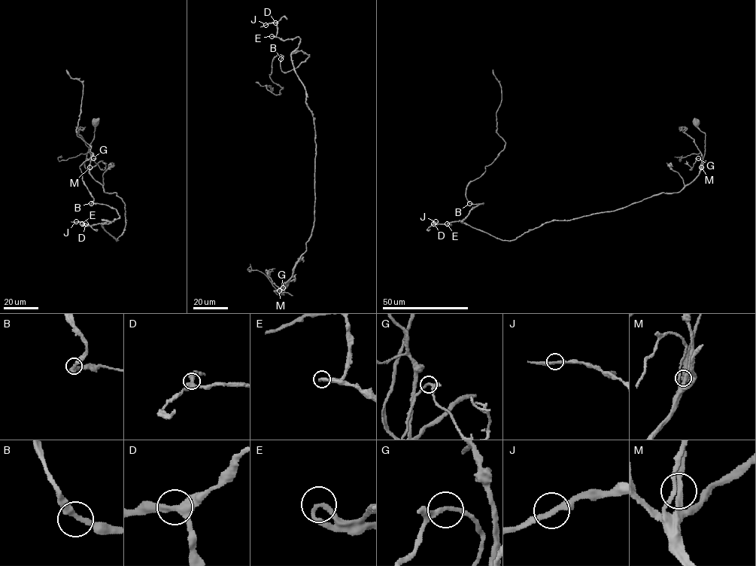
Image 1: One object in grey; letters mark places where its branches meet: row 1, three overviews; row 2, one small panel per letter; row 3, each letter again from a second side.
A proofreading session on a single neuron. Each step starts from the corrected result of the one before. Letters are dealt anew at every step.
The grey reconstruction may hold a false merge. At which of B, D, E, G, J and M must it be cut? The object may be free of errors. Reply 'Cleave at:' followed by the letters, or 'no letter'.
Cleave at: no letter

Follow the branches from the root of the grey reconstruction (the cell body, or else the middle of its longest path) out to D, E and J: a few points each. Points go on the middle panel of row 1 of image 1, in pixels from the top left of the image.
D: (284, 285), (283, 295), (274, 292), (314, 226), (316, 143), (292, 60), (300, 38), (280, 40), (275, 22)
E: (284, 285), (283, 295), (274, 292), (292, 275), (314, 226), (314, 126), (292, 62), (300, 38), (271, 36)
J: (284, 285), (274, 292), (314, 226), (314, 126), (292, 62), (300, 38), (265, 25)

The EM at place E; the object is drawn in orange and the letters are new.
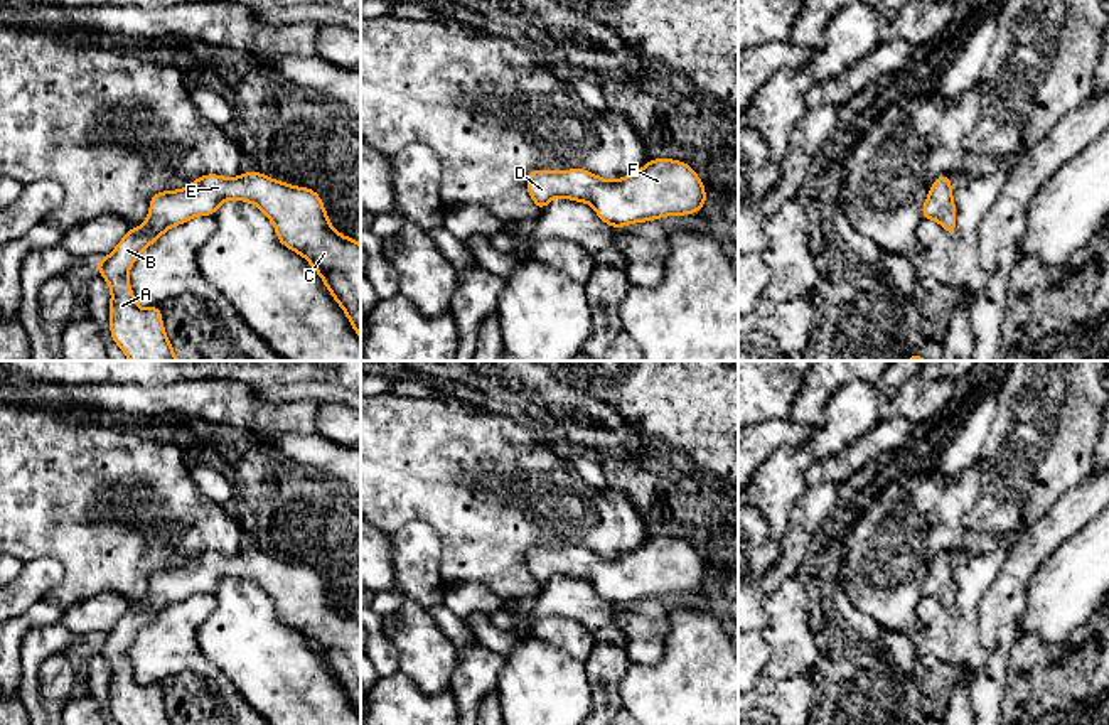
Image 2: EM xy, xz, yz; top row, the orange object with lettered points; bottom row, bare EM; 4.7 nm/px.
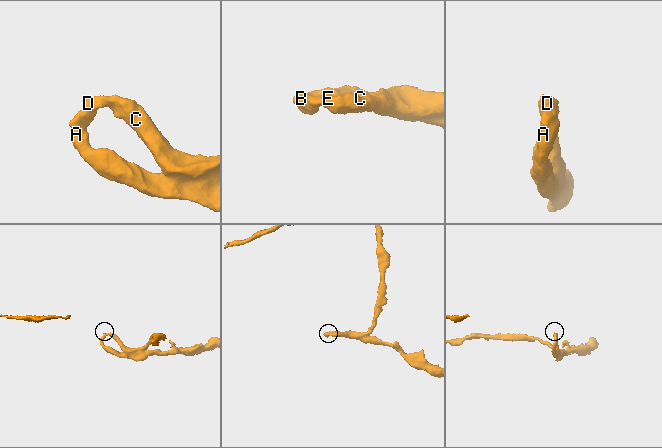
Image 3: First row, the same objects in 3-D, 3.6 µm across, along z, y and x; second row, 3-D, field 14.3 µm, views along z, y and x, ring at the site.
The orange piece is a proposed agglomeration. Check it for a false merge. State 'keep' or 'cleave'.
keep

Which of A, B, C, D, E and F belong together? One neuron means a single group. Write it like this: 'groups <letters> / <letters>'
groups A B C D E F

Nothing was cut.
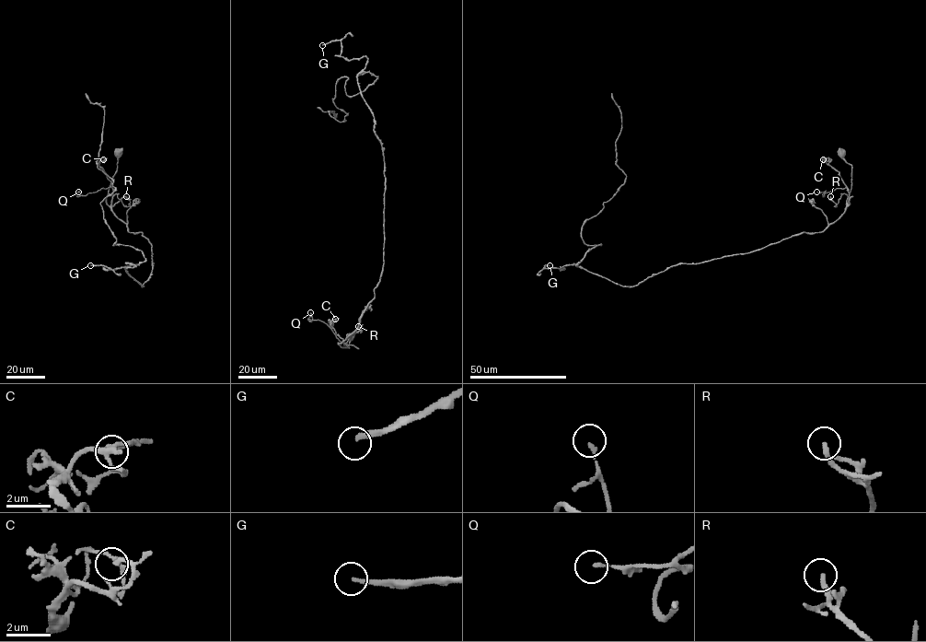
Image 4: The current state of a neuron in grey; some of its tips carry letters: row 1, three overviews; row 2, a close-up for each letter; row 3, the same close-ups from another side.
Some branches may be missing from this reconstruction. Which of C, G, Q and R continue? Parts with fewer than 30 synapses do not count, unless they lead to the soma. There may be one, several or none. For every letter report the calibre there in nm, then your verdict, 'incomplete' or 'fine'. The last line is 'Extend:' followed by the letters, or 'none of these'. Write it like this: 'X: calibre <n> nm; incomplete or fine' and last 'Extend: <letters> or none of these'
C: calibre 160 nm; fine
G: calibre 200 nm; incomplete
Q: calibre 120 nm; fine
R: calibre 240 nm; fine
Extend: G

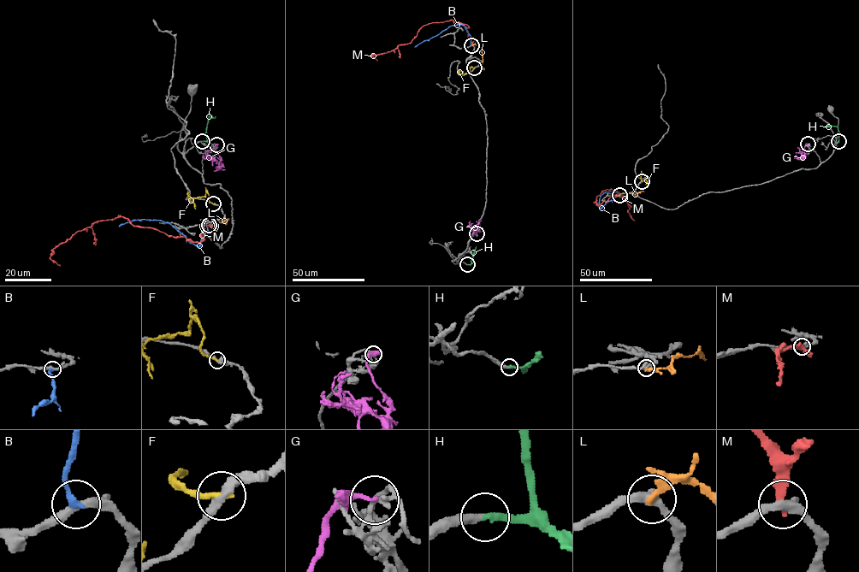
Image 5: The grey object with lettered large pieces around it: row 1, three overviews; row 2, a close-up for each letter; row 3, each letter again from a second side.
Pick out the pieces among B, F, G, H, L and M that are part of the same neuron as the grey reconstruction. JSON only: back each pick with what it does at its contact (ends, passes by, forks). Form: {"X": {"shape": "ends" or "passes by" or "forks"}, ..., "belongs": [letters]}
{"H": {"shape": "ends"}, "belongs": ["H"]}

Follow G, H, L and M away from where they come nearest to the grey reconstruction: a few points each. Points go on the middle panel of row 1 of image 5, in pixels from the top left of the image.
G: (476, 233), (477, 227), (474, 228), (471, 238)
H: (467, 264), (471, 264), (476, 246)
L: (472, 45), (476, 44), (482, 53), (484, 69)
M: (471, 45), (466, 25), (452, 20), (432, 22), (424, 25), (410, 43), (386, 53), (373, 54), (377, 61)

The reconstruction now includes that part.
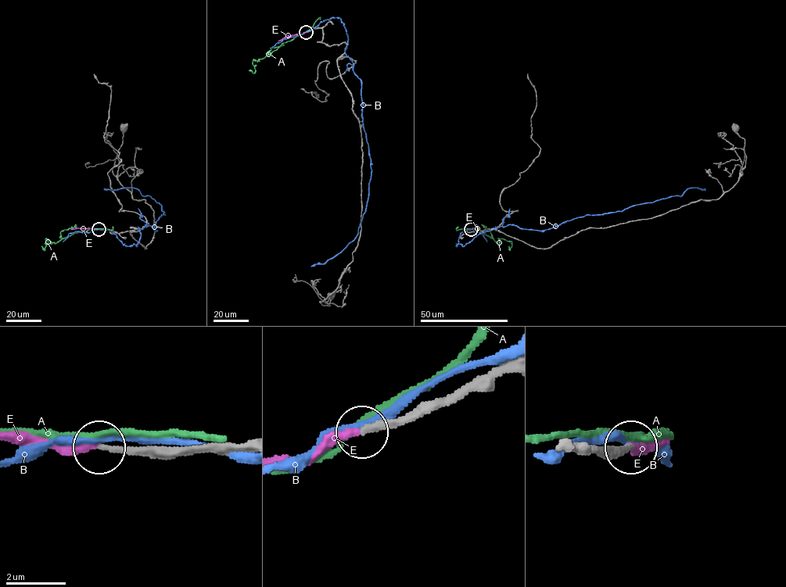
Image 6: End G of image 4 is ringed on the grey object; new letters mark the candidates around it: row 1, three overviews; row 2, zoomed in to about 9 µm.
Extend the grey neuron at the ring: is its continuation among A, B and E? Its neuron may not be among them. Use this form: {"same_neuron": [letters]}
{"same_neuron": ["E"]}

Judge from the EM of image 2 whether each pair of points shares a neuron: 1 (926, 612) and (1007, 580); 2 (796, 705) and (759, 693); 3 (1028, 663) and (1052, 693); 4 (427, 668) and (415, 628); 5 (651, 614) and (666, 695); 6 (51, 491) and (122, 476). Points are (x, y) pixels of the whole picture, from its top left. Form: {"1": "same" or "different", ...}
{"1": "different", "2": "same", "3": "same", "4": "same", "5": "different", "6": "same"}

